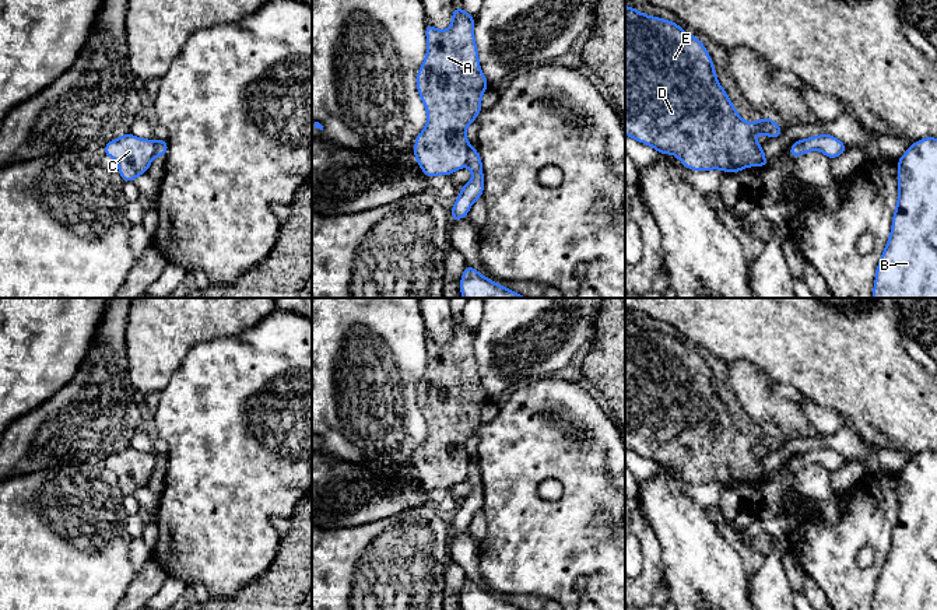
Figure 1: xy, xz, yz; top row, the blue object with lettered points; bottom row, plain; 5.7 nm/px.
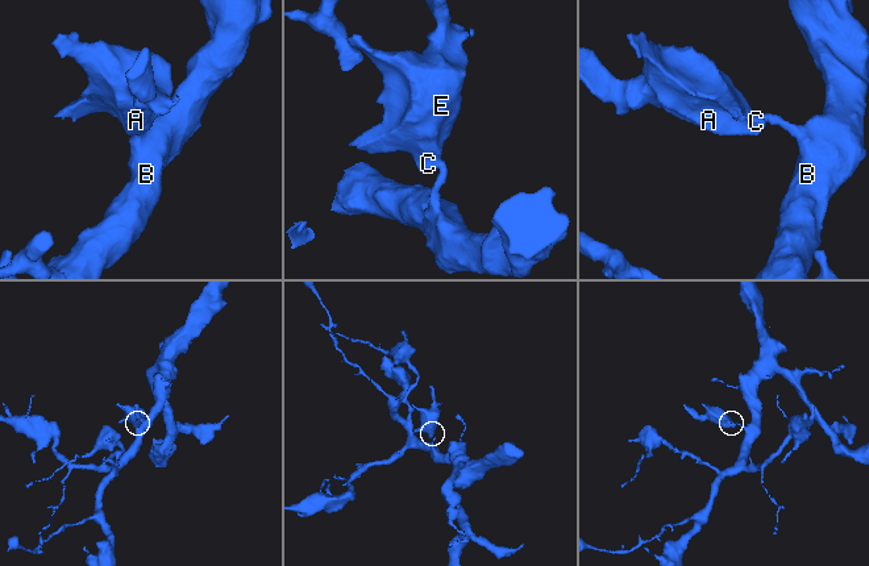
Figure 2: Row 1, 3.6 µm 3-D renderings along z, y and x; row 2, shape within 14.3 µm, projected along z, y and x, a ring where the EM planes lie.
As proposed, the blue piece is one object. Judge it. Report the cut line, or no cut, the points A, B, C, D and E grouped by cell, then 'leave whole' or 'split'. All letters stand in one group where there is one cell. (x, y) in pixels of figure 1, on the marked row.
xz (471, 149), (466, 164) | A C D E / B | split

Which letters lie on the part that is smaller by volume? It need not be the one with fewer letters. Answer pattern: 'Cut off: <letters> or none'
Cut off: A, C, D, E

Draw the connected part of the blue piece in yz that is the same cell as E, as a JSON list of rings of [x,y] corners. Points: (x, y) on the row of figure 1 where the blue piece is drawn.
[[[625,6],[625,134],[674,154],[694,171],[740,172],[747,166],[768,166],[755,134],[780,137],[772,118],[748,123],[740,118],[723,87],[703,43],[671,21],[650,17]]]

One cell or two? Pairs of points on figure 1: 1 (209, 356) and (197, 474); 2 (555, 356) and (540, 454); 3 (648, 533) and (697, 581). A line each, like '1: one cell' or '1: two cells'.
1: one cell
2: two cells
3: two cells

